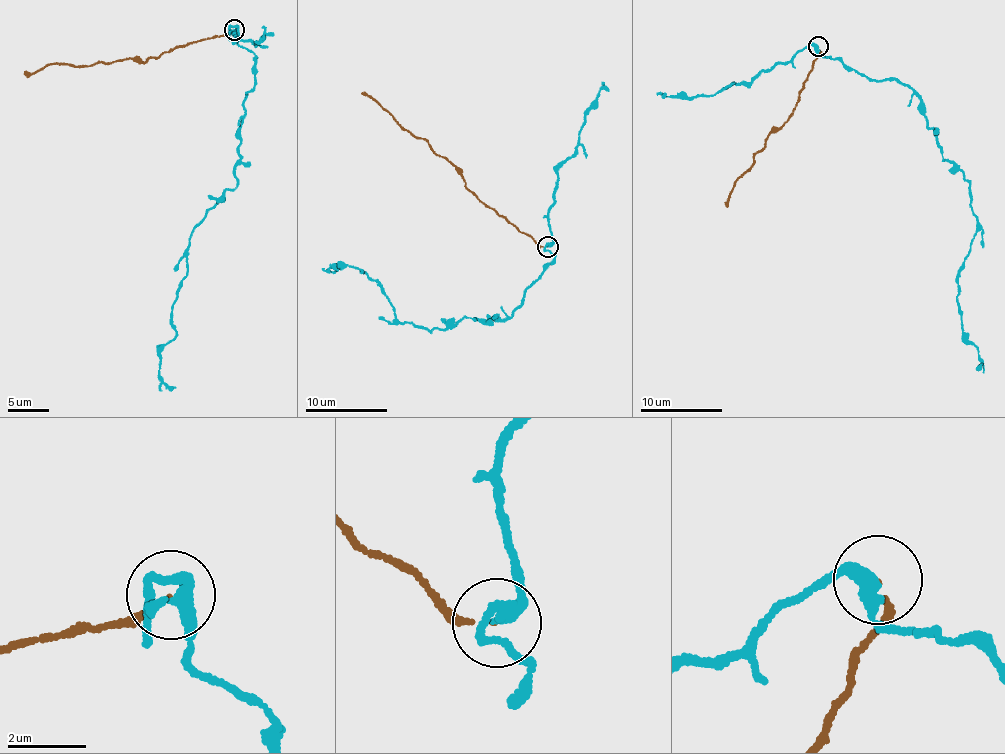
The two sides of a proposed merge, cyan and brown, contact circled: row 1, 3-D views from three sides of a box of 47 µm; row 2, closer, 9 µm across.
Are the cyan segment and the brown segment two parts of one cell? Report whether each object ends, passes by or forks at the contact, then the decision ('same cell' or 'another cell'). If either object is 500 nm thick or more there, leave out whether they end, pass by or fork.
cyan passes by; brown ends there; another cell

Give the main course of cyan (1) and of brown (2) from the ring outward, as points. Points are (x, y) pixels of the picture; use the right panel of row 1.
1: (817, 45), (867, 78), (911, 89), (943, 155), (968, 183), (977, 222), (957, 297), (981, 365)
2: (818, 46), (820, 52), (800, 95), (780, 128), (770, 133), (753, 159), (755, 161), (740, 174), (727, 205)

